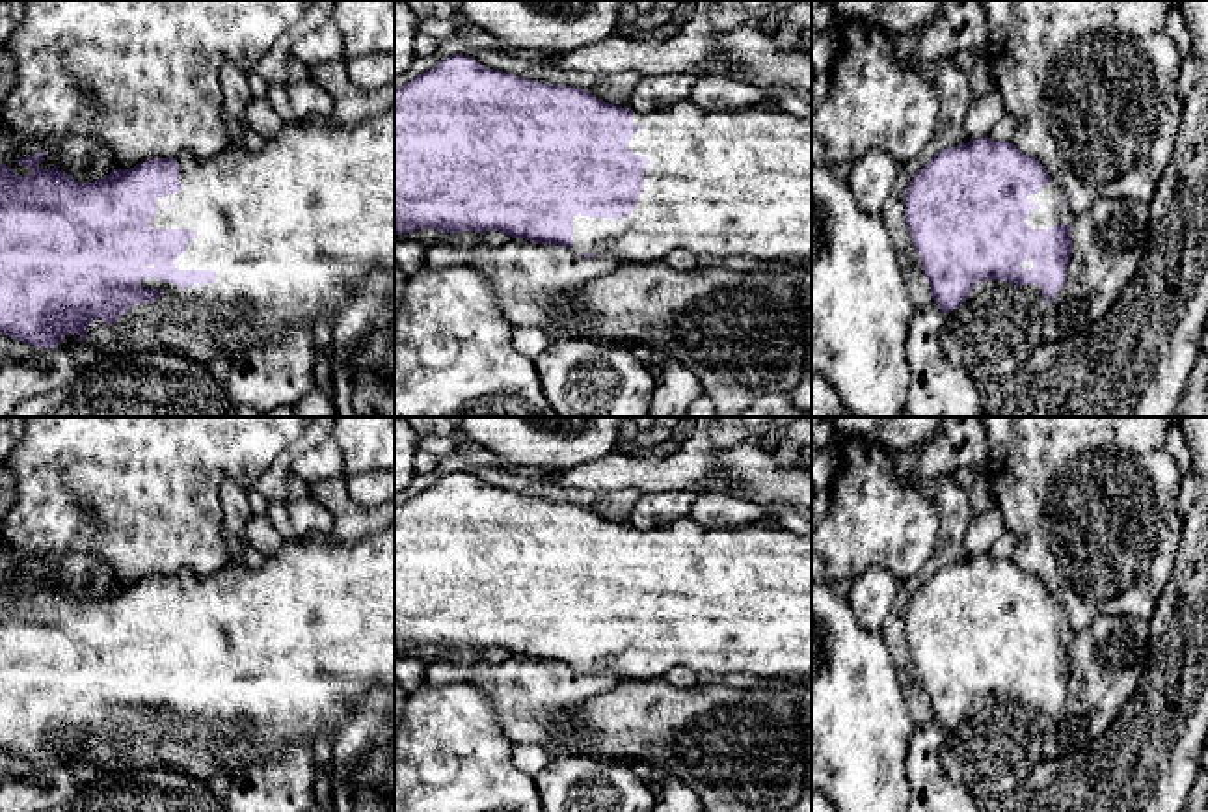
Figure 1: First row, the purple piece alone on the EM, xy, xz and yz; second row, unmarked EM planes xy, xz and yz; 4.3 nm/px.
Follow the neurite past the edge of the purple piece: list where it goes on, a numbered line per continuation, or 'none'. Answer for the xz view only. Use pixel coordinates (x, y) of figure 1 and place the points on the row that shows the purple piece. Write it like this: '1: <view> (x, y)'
1: xz (738, 183)

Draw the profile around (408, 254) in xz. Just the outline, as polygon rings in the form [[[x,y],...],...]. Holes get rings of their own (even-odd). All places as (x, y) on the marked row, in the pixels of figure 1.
[[[419,240],[395,242],[395,263],[408,274],[421,272],[424,268],[426,244]]]

